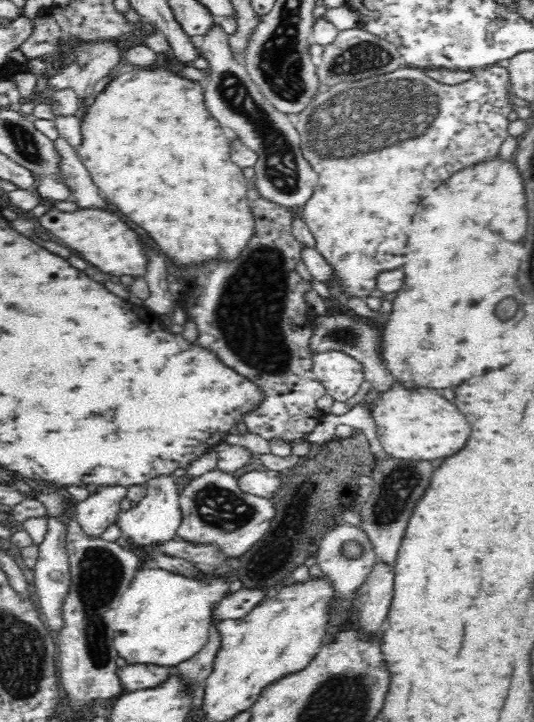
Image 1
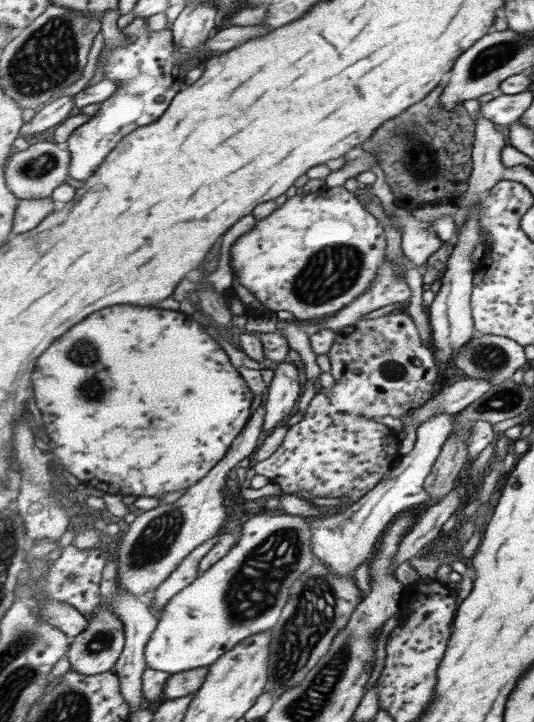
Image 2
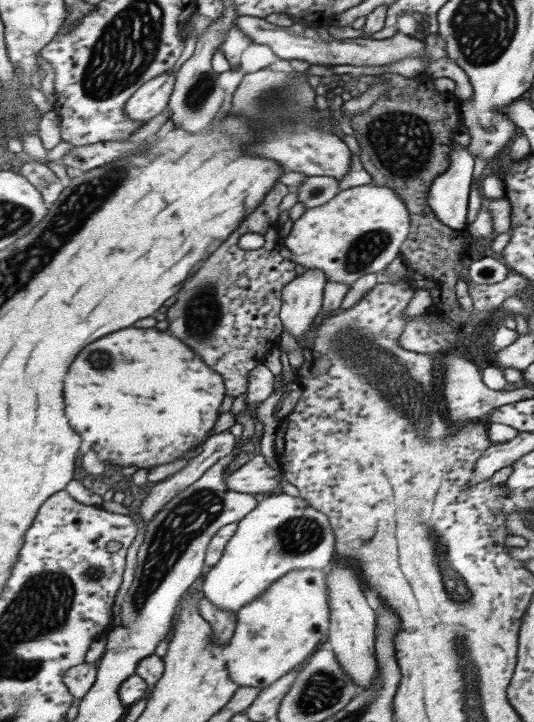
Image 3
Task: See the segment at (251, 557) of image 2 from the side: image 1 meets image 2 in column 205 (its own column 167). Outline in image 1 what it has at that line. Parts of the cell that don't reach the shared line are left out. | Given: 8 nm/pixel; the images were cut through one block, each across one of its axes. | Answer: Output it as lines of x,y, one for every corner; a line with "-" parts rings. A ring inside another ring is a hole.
158,567
138,569
133,583
128,591
123,594
121,604
115,610
113,626
115,628
114,649
115,652
128,665
156,665
163,667
176,666
185,663
186,660
198,655
205,648
209,632
213,626
212,616
214,608
226,596
230,594
230,583
220,573
202,572
194,578
176,575
168,571
162,571

